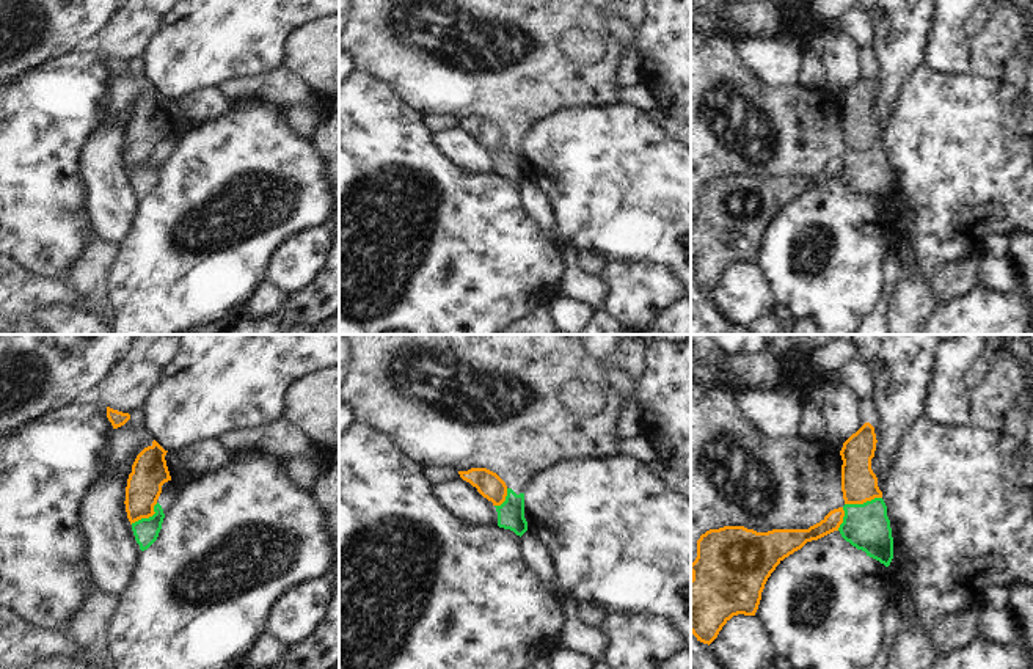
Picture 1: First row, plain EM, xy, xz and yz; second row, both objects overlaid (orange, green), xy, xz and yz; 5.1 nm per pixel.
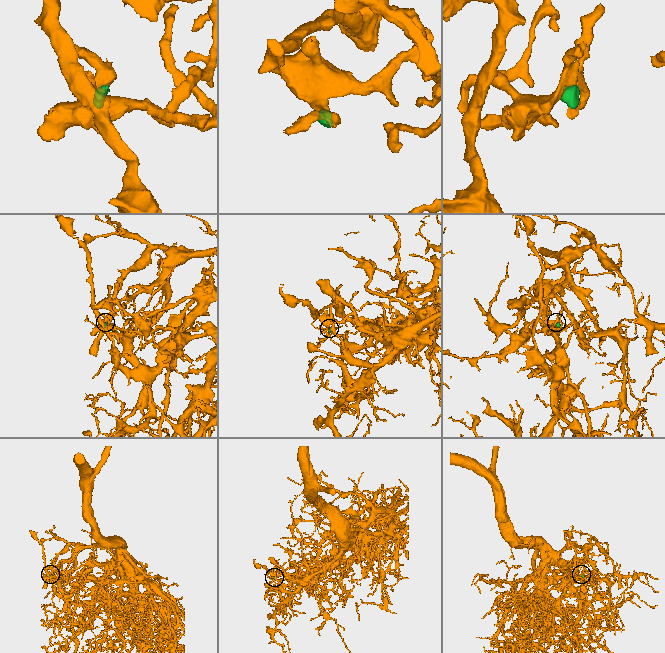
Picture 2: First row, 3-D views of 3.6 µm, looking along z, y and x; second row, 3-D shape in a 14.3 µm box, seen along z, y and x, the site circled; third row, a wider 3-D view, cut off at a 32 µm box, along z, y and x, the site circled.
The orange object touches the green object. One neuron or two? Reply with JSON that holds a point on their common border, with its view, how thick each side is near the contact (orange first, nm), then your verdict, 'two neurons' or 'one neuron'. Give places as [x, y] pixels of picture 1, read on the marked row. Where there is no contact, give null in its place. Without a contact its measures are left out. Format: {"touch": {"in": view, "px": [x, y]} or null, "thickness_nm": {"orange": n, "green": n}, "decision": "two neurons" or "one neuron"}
{"touch": {"in": "yz", "px": [862, 503]}, "thickness_nm": {"orange": 190, "green": 240}, "decision": "two neurons"}

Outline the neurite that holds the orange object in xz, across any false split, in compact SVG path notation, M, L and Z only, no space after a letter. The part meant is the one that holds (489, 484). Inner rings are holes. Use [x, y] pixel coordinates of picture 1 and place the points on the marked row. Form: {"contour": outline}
{"contour": "M471 468L468 471L458 471L460 477L469 482L477 492L493 503L501 506L507 496L506 482L493 471L487 468Z"}

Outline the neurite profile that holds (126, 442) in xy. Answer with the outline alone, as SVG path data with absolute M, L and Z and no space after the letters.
M132 416L124 426L113 429L107 476L129 476L137 455L152 446L152 441L154 438L144 430L141 421Z

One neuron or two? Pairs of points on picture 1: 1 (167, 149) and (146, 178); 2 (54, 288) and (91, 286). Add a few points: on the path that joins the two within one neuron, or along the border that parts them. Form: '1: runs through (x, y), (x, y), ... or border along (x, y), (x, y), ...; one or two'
1: runs through (162, 156), (153, 171); one
2: border along (68, 283), (83, 297), (85, 308); two

